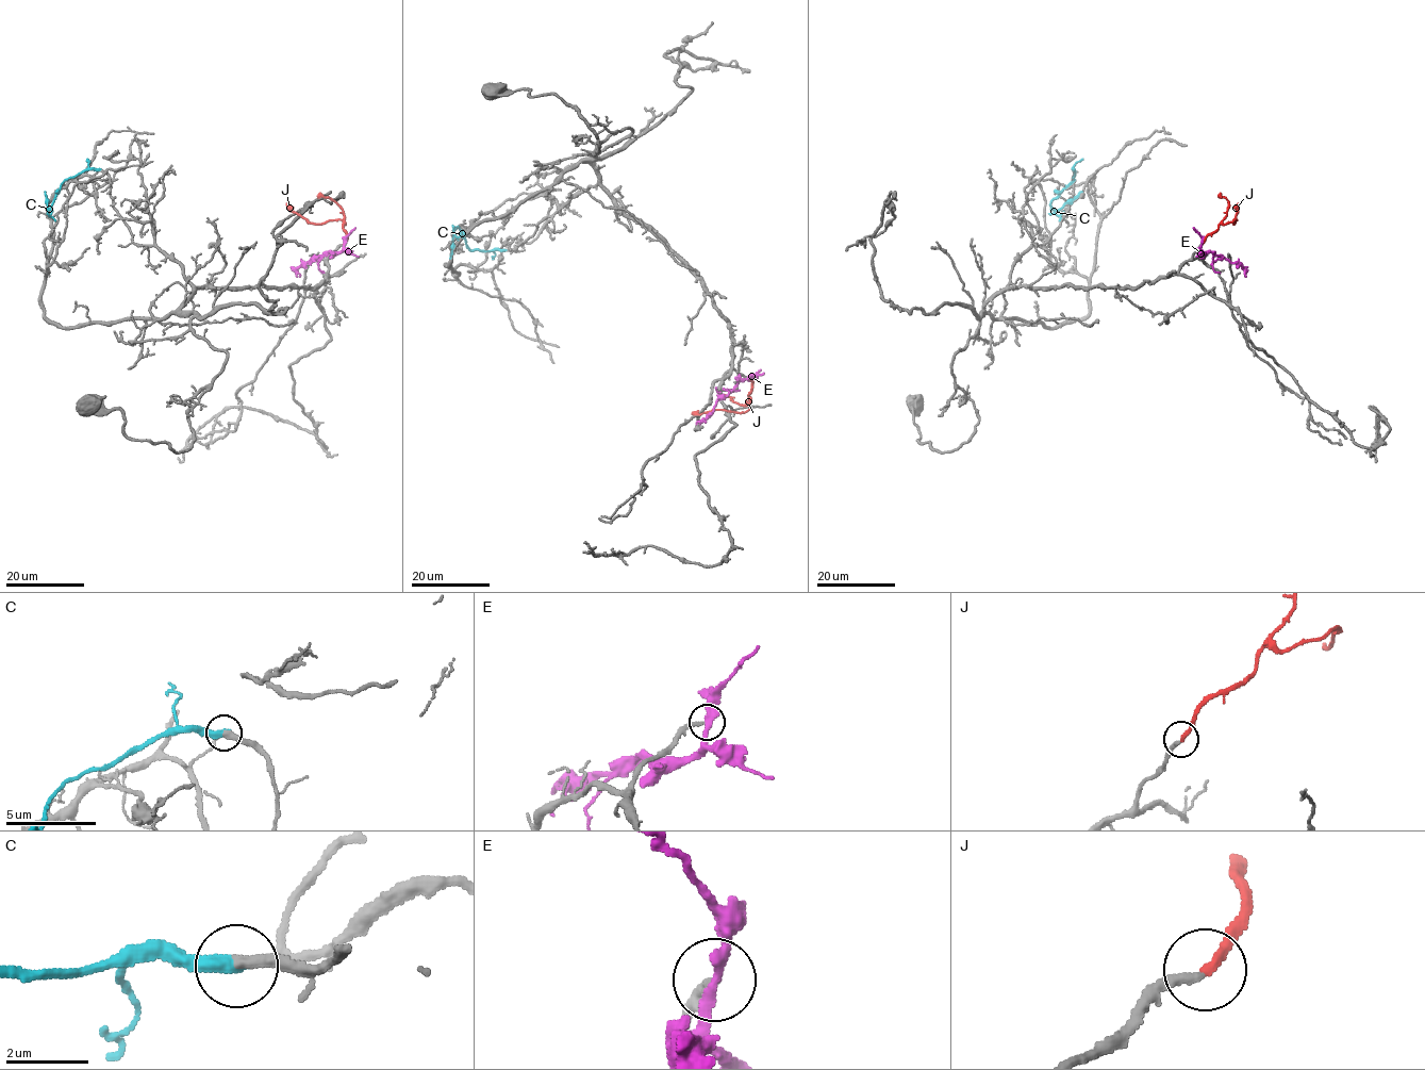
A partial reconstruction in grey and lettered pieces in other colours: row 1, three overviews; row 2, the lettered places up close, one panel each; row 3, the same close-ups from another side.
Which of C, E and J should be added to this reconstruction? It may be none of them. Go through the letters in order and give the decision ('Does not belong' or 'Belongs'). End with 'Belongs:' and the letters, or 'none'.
C: Belongs
E: Does not belong
J: Belongs
Belongs: C, J

